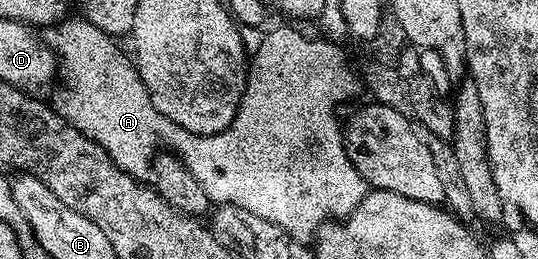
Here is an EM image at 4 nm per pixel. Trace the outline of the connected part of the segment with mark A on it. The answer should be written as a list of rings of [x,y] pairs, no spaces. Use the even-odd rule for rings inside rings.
[[[64,19],[59,23],[45,28],[42,33],[42,40],[49,50],[58,58],[58,73],[64,76],[64,85],[68,88],[68,94],[61,99],[58,104],[58,112],[61,117],[65,117],[68,122],[73,125],[78,131],[82,131],[82,135],[86,135],[94,143],[98,143],[105,151],[106,155],[110,155],[112,162],[118,166],[122,171],[126,171],[132,177],[137,179],[144,179],[149,176],[152,168],[154,158],[157,156],[158,150],[163,147],[165,150],[171,151],[175,156],[180,158],[180,162],[190,171],[190,175],[194,175],[194,179],[198,179],[198,184],[202,187],[202,191],[206,191],[209,202],[212,203],[227,203],[230,205],[237,205],[246,211],[250,211],[254,215],[258,215],[262,219],[266,219],[270,223],[274,223],[278,227],[282,227],[282,231],[290,234],[295,241],[302,241],[305,243],[311,242],[315,238],[321,225],[329,219],[343,219],[349,217],[354,211],[354,207],[358,207],[358,203],[362,203],[366,186],[362,175],[358,175],[358,171],[354,167],[354,163],[350,163],[350,159],[346,155],[346,147],[344,146],[344,130],[342,128],[342,121],[336,118],[336,108],[339,107],[343,101],[348,101],[356,92],[362,89],[361,82],[356,82],[356,73],[348,66],[348,61],[344,58],[344,53],[339,49],[339,44],[333,43],[331,40],[323,39],[324,41],[315,41],[312,37],[307,37],[304,33],[299,33],[296,29],[272,29],[260,41],[260,46],[256,49],[256,54],[251,54],[250,64],[248,66],[248,81],[244,85],[244,94],[240,96],[240,110],[236,113],[234,120],[228,124],[228,127],[221,133],[214,135],[194,135],[190,131],[186,131],[182,127],[178,127],[178,123],[174,123],[170,119],[166,119],[166,115],[162,115],[158,111],[158,107],[154,107],[154,103],[148,94],[148,88],[144,86],[144,80],[140,78],[140,72],[136,70],[133,62],[130,60],[129,54],[116,46],[117,38],[109,33],[103,33],[98,27],[94,27],[89,21],[83,19]],[[296,129],[312,129],[312,135],[318,133],[320,129],[320,141],[318,137],[312,137],[310,143],[314,147],[310,150],[306,149],[308,145],[308,137],[304,139],[304,147],[301,150],[294,150],[294,137],[292,133],[296,133]],[[322,143],[322,147],[326,147],[322,151],[328,151],[330,155],[338,155],[334,157],[334,161],[328,163],[321,163],[319,158],[322,151],[318,149],[318,145]]]

